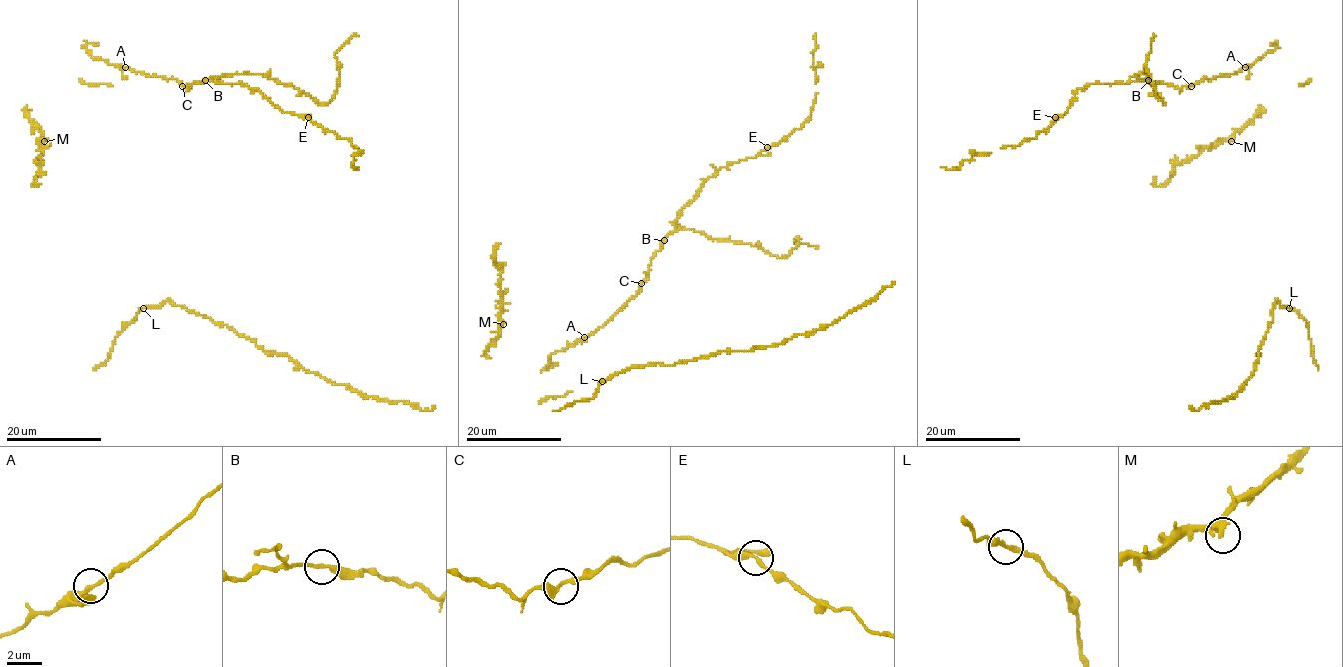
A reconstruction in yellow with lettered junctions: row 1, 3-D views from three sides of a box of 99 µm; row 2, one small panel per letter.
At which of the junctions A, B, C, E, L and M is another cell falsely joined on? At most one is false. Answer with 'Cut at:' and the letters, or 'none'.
Cut at: none

